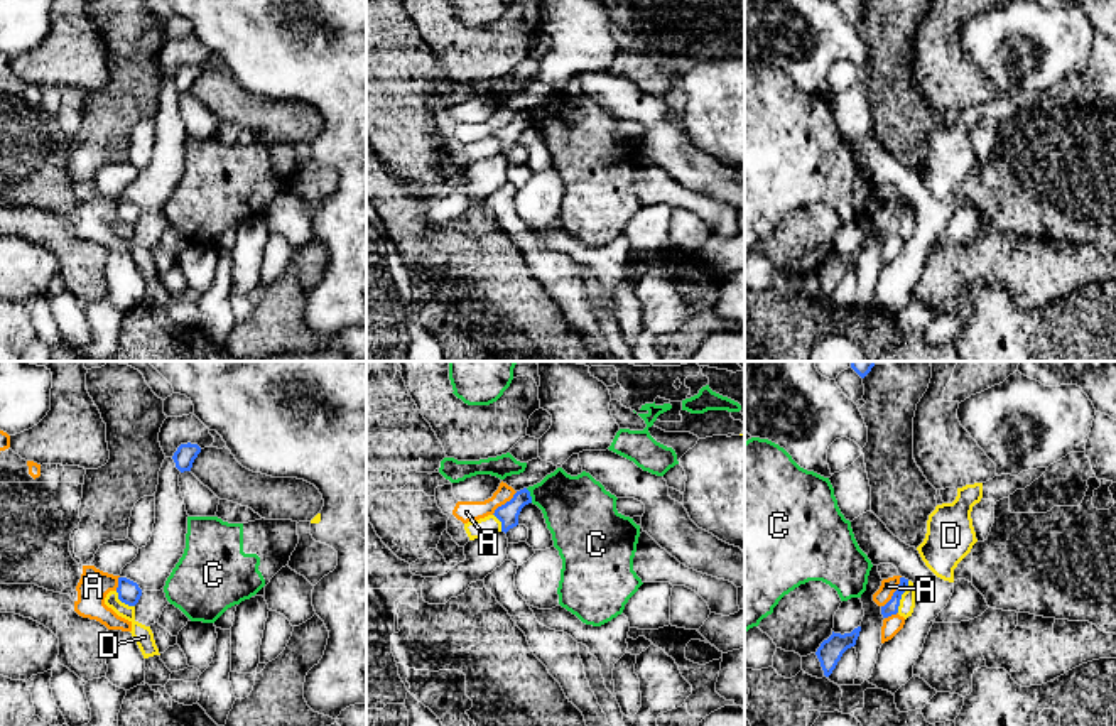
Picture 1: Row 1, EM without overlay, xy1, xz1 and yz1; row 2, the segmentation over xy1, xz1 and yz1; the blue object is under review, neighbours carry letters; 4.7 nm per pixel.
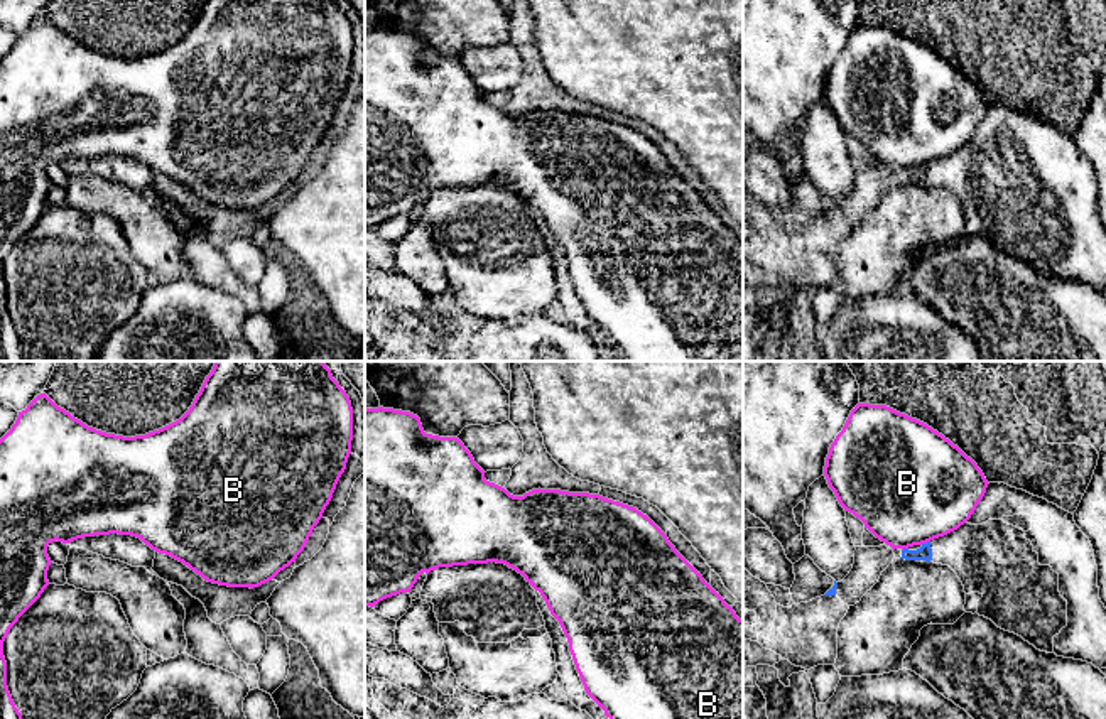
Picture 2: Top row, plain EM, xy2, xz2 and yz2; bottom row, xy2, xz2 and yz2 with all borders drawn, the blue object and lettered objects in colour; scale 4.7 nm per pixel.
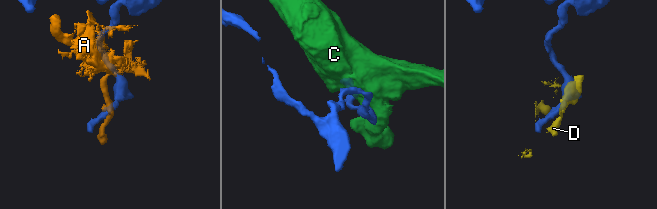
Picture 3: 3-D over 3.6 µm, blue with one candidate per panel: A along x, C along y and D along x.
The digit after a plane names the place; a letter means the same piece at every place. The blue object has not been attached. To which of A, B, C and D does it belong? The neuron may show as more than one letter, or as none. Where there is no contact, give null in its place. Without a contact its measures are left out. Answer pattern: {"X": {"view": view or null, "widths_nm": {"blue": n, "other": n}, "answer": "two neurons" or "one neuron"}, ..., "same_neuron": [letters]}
{"A": {"view": "yz1", "widths_nm": {"blue": 70, "other": 80}, "answer": "two neurons"}, "B": {"view": "yz2", "widths_nm": {"blue": 70, "other": 480}, "answer": "two neurons"}, "C": {"view": "xz1", "widths_nm": {"blue": 100, "other": 320}, "answer": "two neurons"}, "D": {"view": "yz1", "widths_nm": {"blue": 70, "other": 80}, "answer": "two neurons"}, "same_neuron": []}

